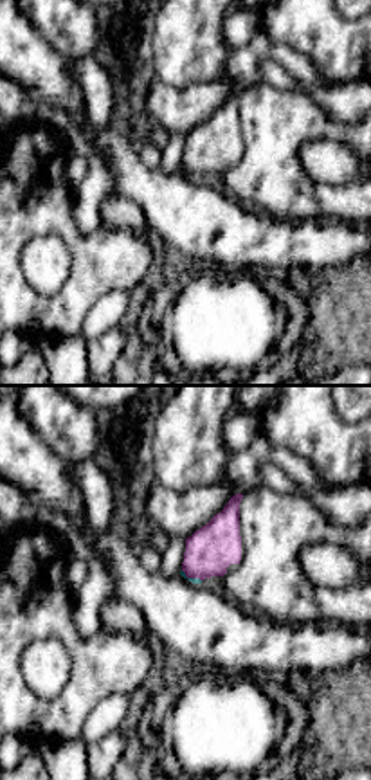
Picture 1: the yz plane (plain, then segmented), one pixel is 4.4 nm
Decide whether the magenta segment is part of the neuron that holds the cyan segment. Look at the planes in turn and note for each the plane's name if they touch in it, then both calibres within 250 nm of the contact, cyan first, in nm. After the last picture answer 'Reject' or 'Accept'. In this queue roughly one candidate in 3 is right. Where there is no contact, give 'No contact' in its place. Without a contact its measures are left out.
Touches cyan in yz. Thickness 30 nm (cyan) against 220 nm

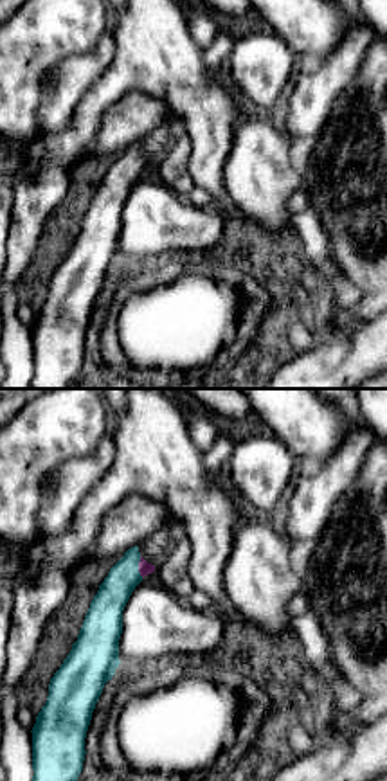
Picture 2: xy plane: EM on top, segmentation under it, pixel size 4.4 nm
Touches cyan in xy. Thickness 150 nm (cyan) against 60 nm

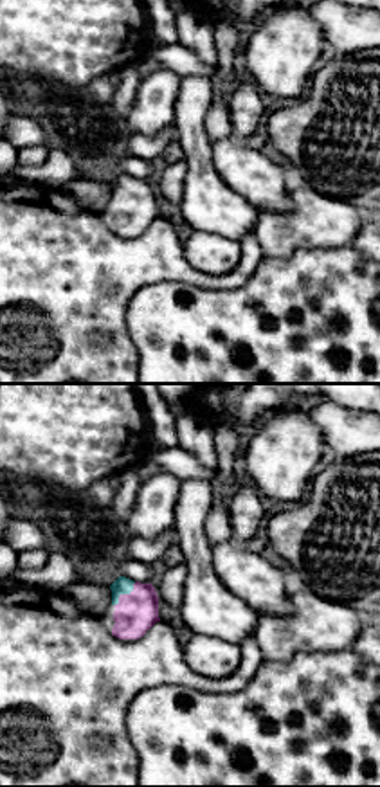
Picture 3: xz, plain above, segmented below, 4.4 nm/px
Touches cyan in xz. Thickness 80 nm (cyan) against 190 nm

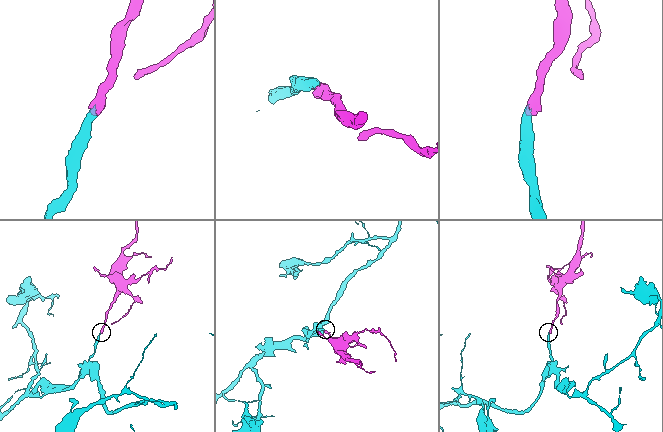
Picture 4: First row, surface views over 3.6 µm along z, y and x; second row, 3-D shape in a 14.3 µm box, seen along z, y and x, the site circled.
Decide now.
Accept

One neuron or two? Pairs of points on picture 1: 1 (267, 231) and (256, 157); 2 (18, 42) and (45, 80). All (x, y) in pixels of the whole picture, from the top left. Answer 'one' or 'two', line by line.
1: two
2: one

